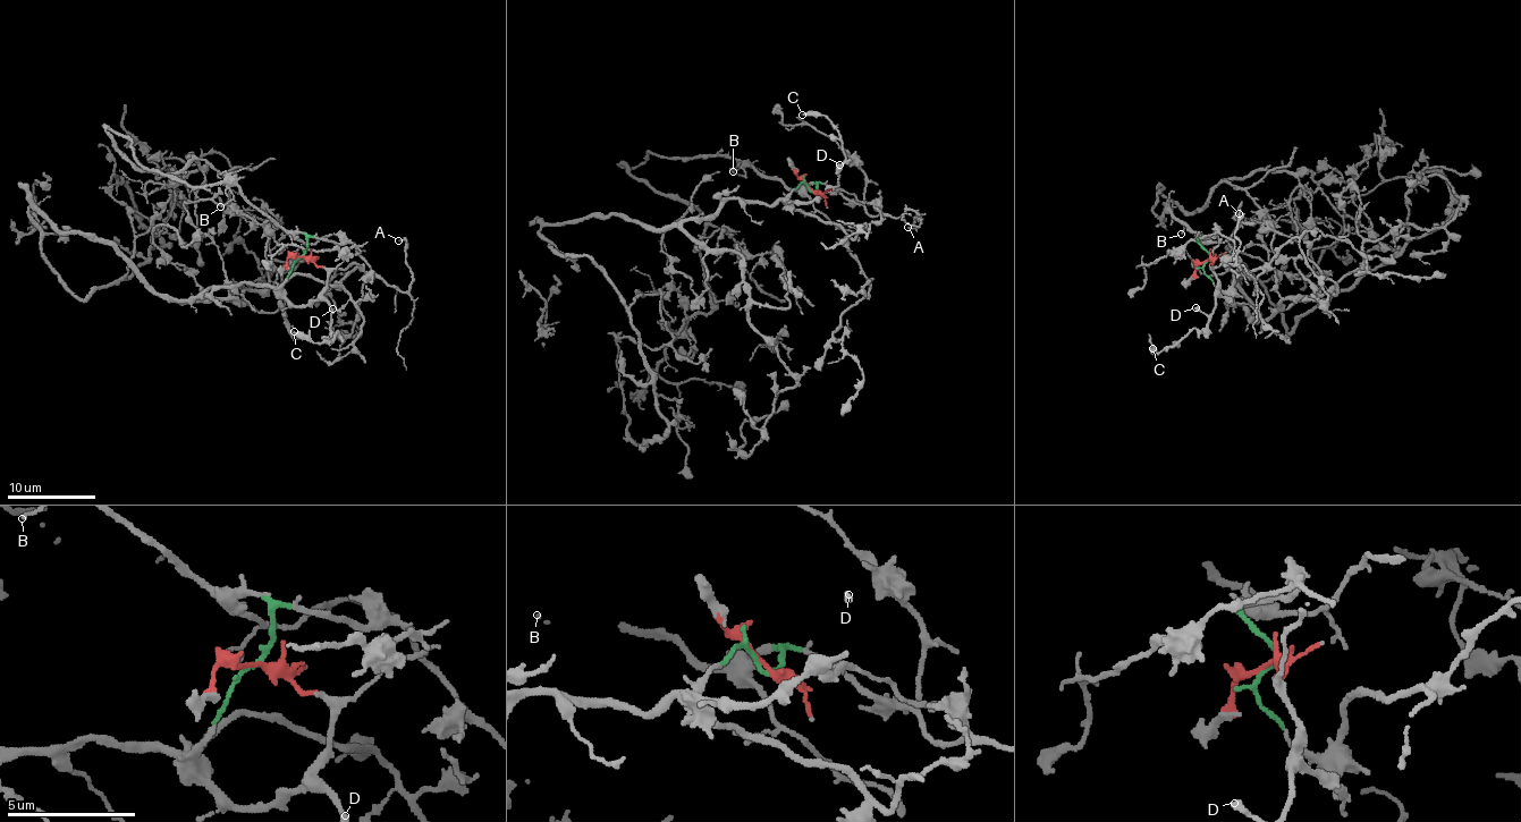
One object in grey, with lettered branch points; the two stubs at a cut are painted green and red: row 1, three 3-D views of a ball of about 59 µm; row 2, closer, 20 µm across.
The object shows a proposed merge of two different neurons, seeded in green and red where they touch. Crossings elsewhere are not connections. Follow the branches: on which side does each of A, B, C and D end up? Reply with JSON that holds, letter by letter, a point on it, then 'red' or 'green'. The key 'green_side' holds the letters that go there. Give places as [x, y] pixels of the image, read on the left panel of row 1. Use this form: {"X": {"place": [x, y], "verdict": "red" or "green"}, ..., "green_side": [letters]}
{"A": {"place": [398, 240], "verdict": "green"}, "B": {"place": [220, 206], "verdict": "green"}, "C": {"place": [294, 331], "verdict": "red"}, "D": {"place": [332, 308], "verdict": "red"}, "green_side": ["A", "B"]}

